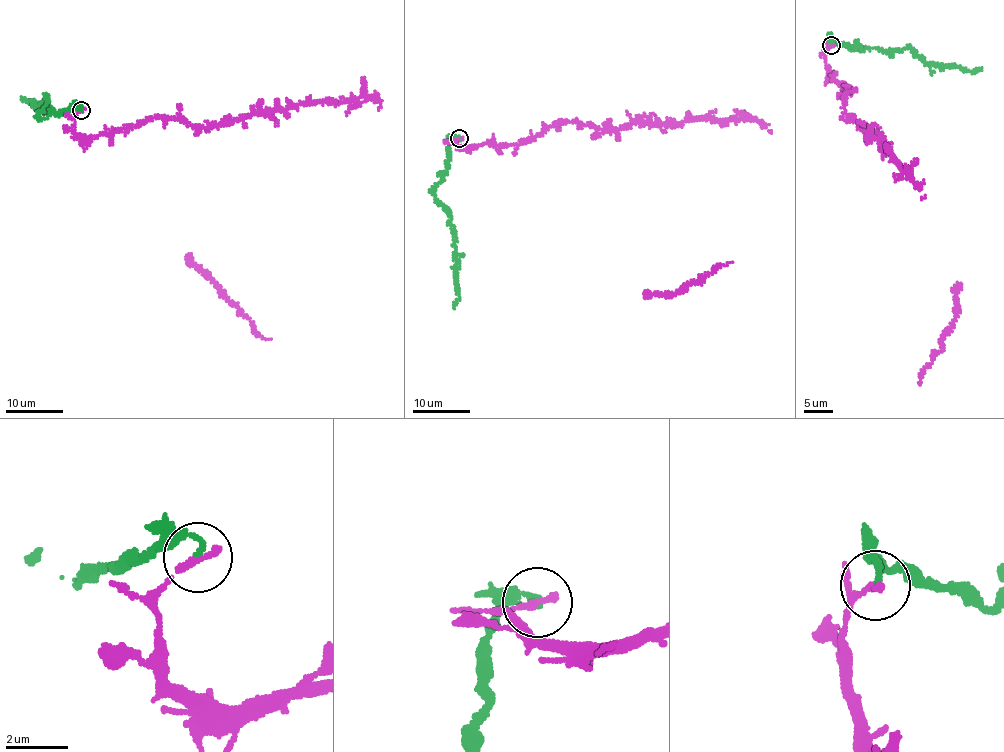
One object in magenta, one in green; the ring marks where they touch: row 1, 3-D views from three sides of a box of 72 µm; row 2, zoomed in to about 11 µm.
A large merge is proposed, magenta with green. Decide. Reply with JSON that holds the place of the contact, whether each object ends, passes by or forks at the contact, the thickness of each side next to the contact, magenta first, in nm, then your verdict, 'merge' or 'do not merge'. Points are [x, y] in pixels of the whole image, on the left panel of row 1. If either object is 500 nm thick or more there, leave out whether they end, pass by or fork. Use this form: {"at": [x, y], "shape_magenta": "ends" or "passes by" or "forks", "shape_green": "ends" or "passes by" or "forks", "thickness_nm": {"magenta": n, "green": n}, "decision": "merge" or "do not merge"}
{"at": [81, 110], "shape_magenta": "ends", "shape_green": "ends", "thickness_nm": {"magenta": 280, "green": 200}, "decision": "do not merge"}

